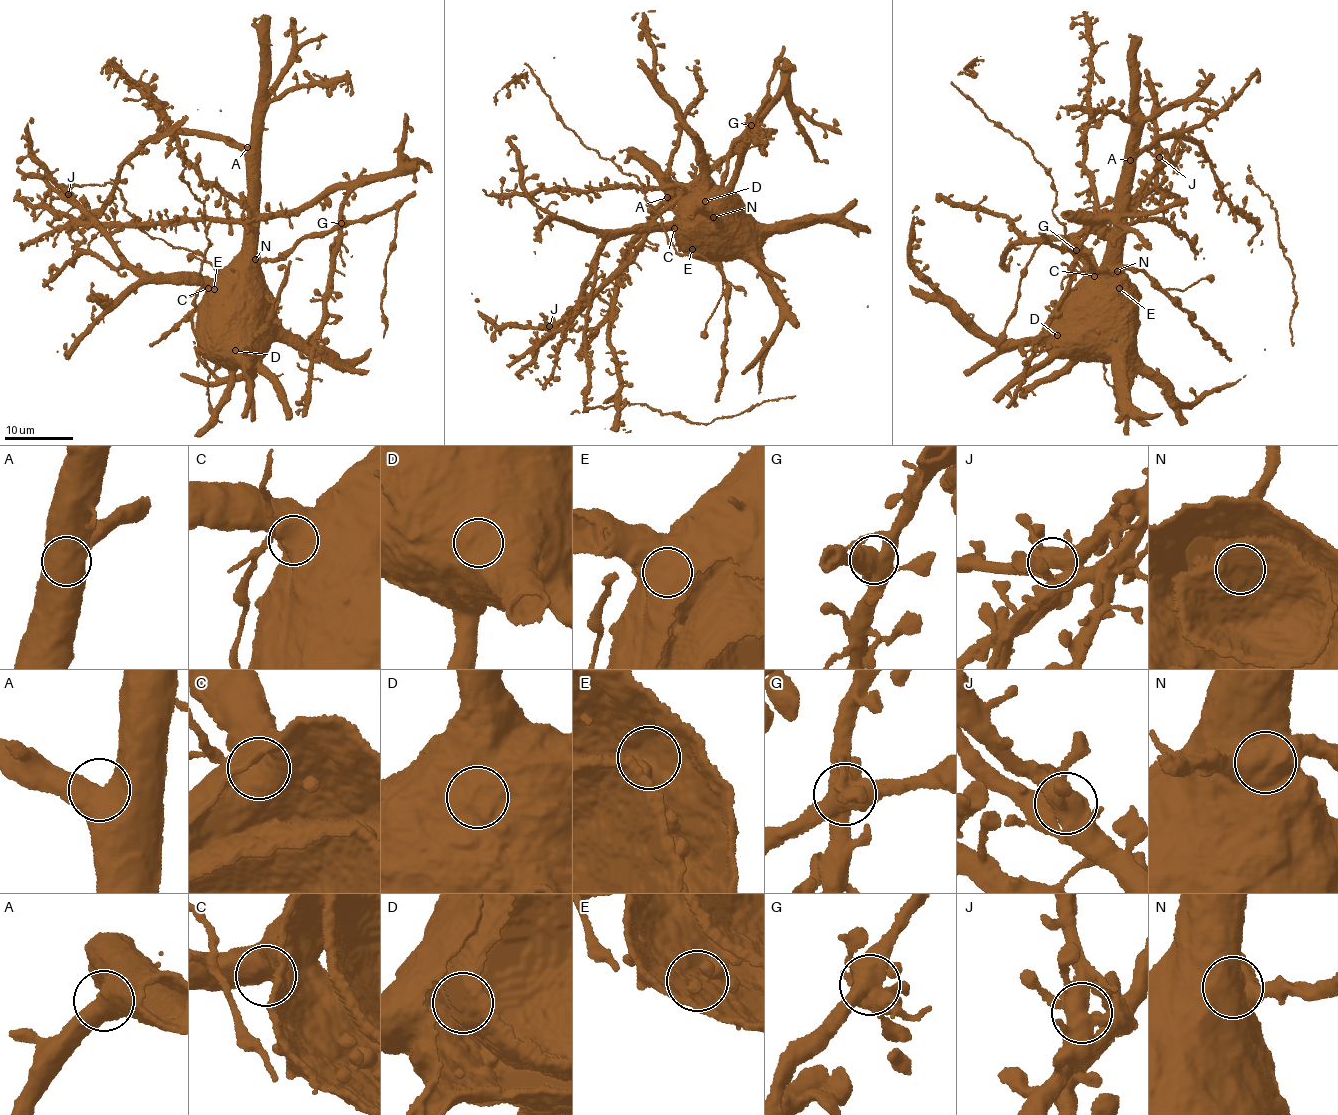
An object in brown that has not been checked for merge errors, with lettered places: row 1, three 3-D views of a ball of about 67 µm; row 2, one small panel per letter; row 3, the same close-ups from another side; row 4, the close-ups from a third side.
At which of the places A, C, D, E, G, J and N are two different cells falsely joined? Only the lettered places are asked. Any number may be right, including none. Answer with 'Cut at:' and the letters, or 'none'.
Cut at: G, N

